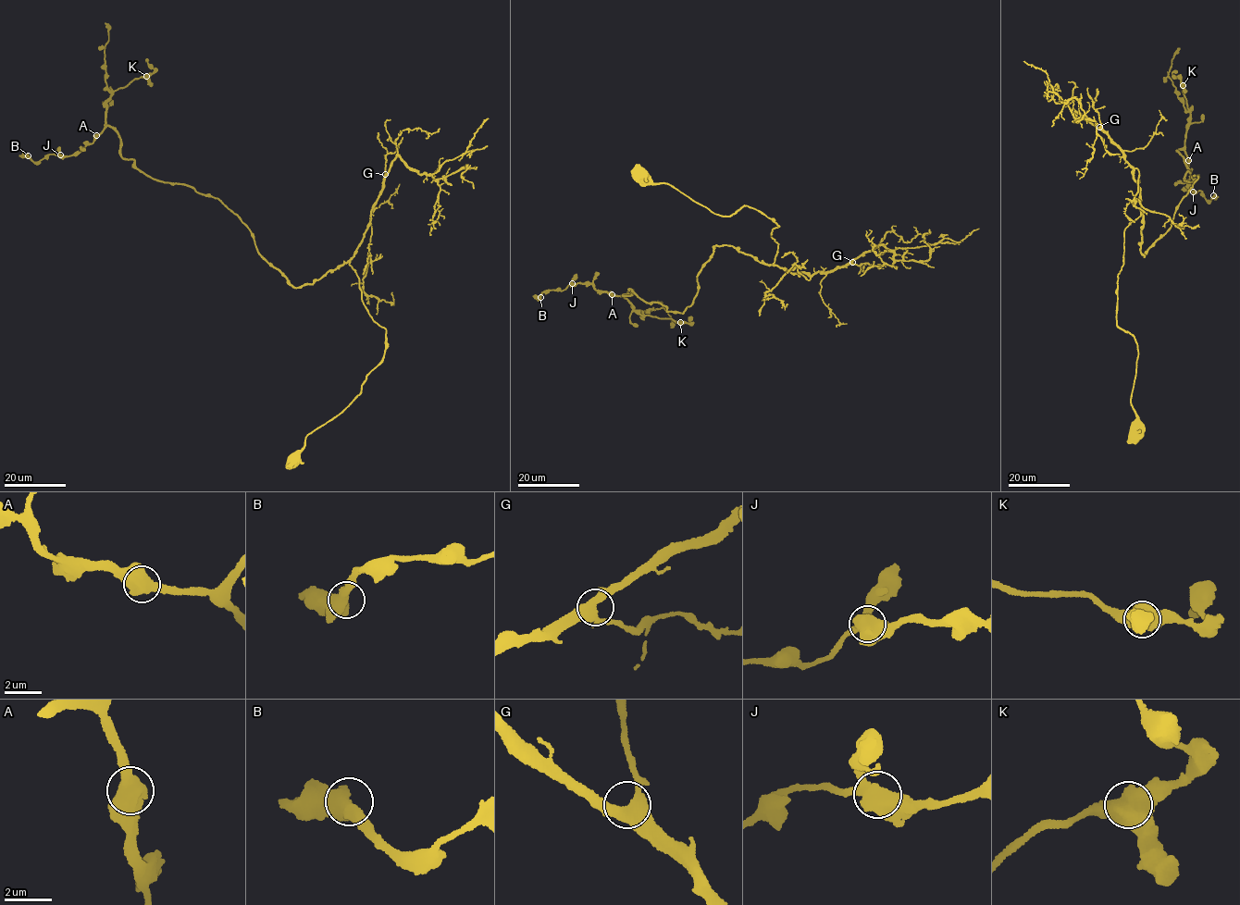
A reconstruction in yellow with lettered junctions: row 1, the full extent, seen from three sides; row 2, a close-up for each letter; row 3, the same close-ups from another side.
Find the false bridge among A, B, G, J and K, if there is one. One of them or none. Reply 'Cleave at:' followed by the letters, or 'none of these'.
Cleave at: none of these

